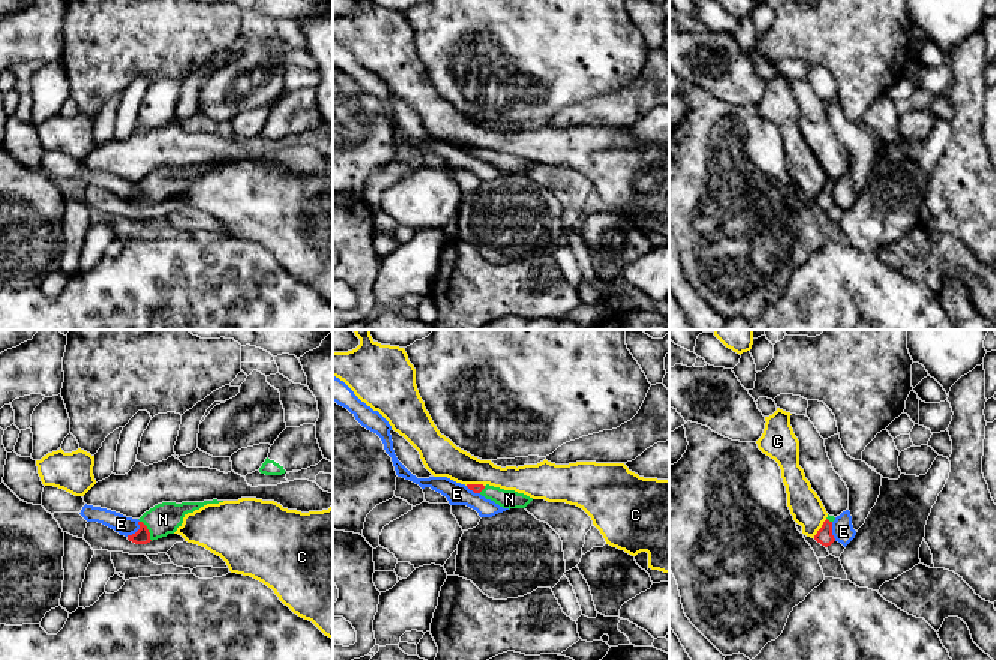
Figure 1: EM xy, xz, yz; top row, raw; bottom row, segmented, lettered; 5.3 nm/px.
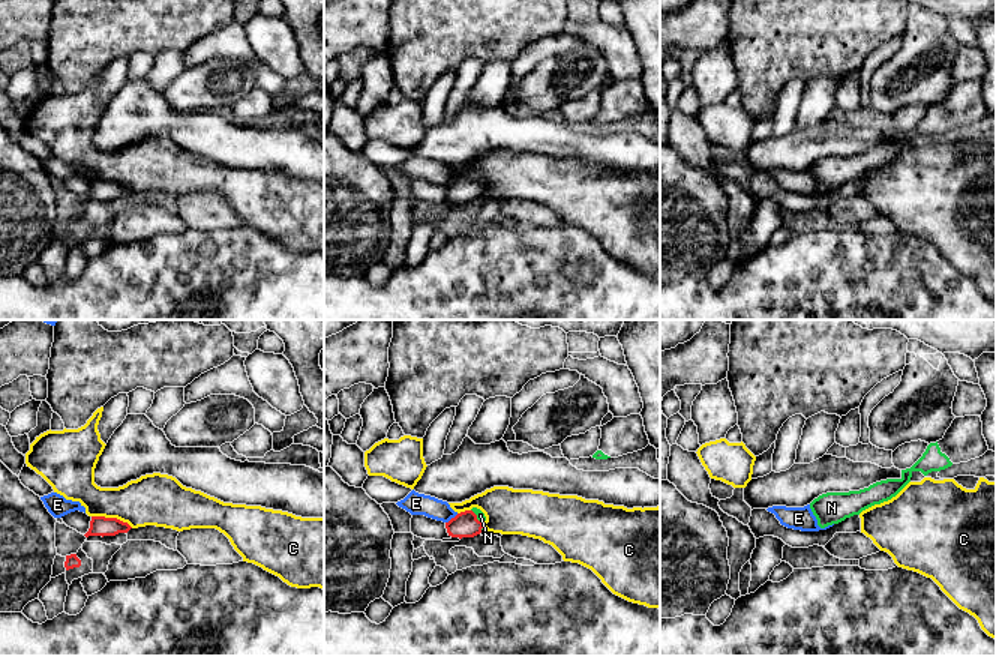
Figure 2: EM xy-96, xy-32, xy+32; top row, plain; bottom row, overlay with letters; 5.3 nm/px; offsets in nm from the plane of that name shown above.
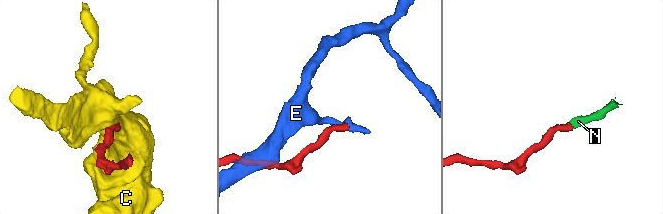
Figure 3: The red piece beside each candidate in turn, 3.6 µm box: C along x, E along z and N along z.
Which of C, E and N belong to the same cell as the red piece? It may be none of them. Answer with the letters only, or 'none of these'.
N

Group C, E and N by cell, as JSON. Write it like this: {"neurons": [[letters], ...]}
{"neurons": [["C"], ["E"], ["N"]]}

